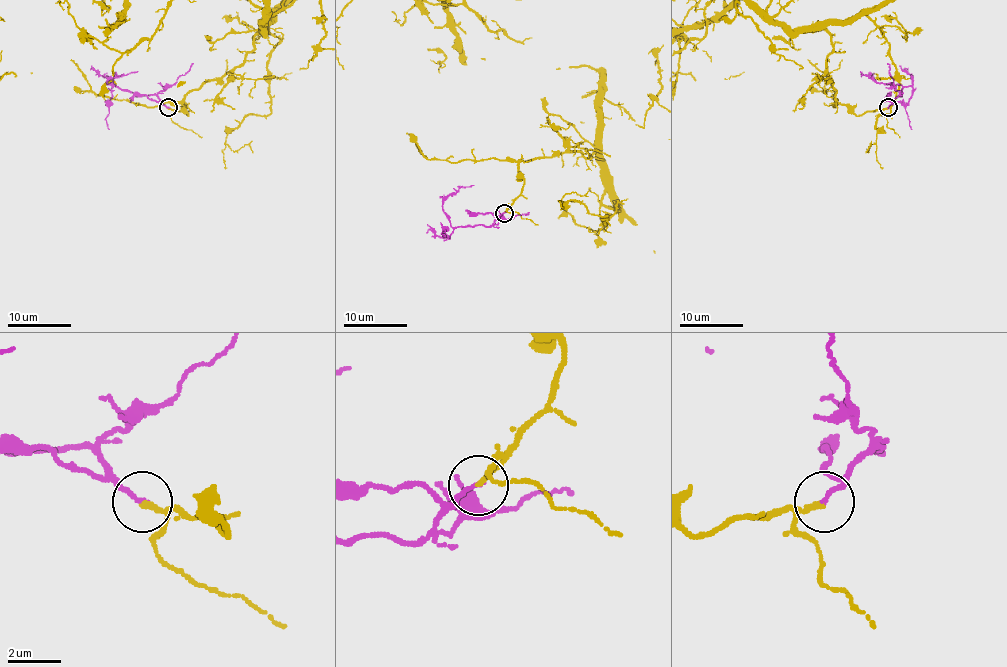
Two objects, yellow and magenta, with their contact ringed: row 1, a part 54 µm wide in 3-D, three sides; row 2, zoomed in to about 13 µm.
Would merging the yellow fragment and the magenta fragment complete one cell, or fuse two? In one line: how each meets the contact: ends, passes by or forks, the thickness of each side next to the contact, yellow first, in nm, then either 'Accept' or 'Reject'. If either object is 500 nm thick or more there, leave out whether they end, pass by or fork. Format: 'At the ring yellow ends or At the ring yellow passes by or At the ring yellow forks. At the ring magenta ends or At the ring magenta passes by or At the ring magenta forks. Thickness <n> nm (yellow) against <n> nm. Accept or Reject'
At the ring yellow ends. At the ring magenta ends. Thickness 220 nm (yellow) against 160 nm. Accept

